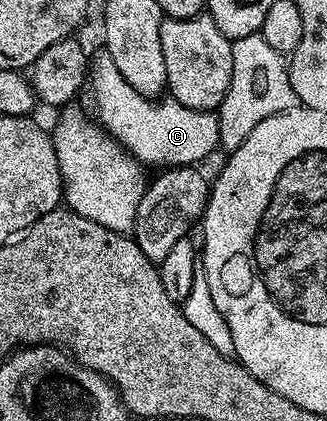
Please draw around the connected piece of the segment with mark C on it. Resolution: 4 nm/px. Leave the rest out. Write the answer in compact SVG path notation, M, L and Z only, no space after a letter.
M97 49L97 54L93 53L90 58L90 82L93 83L92 94L96 97L96 110L100 113L99 121L102 123L103 129L107 130L137 162L143 164L145 167L151 168L171 168L173 166L196 166L200 164L203 158L211 156L215 150L218 150L220 146L220 119L211 110L195 110L194 108L186 108L186 104L178 104L170 96L161 97L159 100L154 98L147 98L142 96L142 92L136 92L134 88L130 88L130 84L126 84L126 76L122 76L122 72L118 72L117 66L114 64L114 60L110 60L110 52L106 49Z

